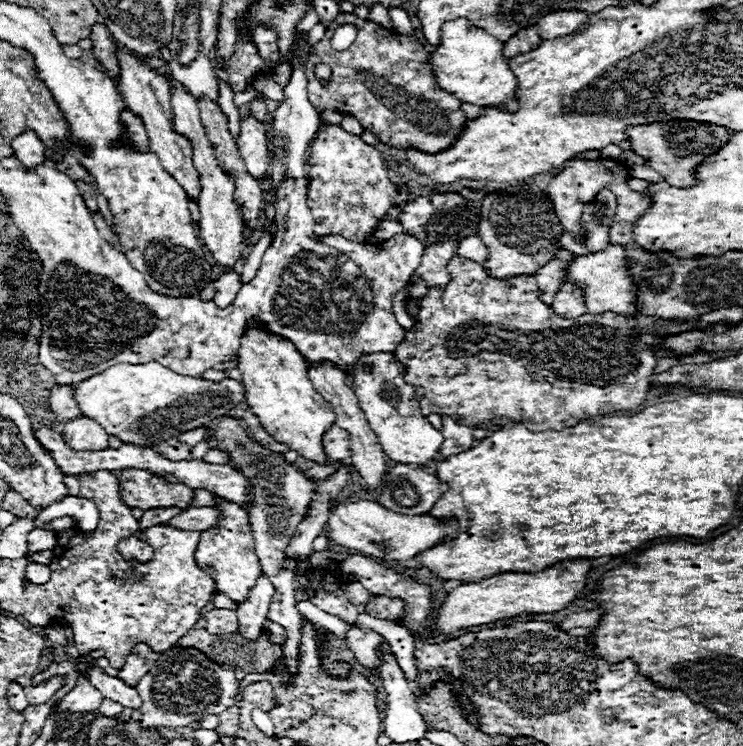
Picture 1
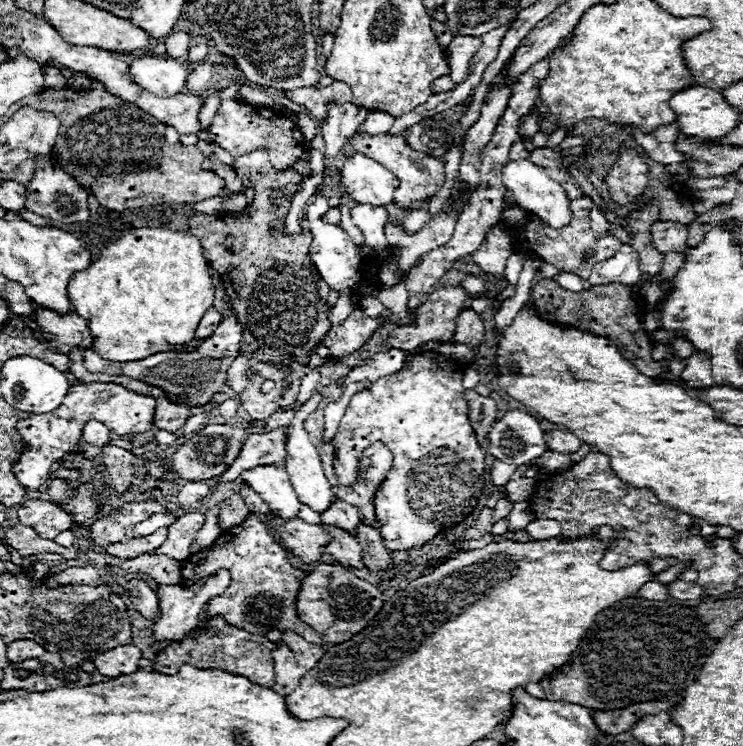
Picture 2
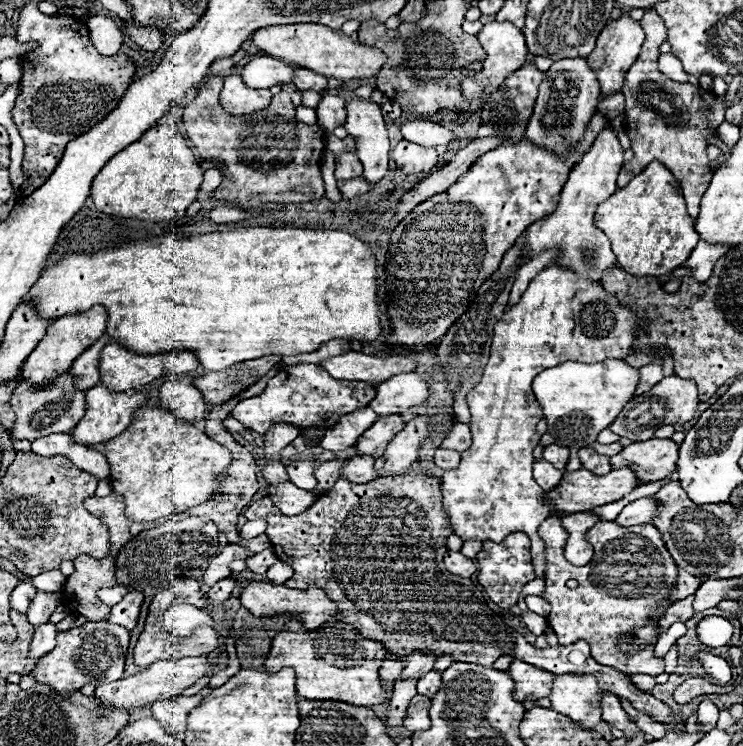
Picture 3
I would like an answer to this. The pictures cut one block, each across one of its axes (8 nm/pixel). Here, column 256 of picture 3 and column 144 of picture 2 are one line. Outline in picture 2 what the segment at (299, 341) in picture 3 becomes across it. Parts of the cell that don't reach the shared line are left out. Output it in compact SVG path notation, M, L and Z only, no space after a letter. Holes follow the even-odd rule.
M136 228L106 246L86 270L74 272L68 284L68 298L94 336L92 350L104 360L130 362L194 340L202 314L212 306L214 284L196 236L168 228Z

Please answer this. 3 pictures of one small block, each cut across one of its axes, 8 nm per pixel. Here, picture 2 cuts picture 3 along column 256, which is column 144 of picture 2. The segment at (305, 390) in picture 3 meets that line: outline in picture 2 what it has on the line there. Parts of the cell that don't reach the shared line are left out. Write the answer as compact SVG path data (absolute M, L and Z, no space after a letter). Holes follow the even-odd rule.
M90 382L90 384L76 384L68 392L66 400L62 402L62 408L56 408L50 414L32 414L26 420L18 420L16 430L24 440L22 454L18 460L14 460L14 476L16 480L30 490L38 490L50 476L50 466L54 462L60 462L68 452L78 452L82 428L90 420L98 420L106 424L112 432L118 436L124 434L142 434L152 430L156 410L156 398L154 396L142 396L132 390L126 390L120 384L106 384L106 382Z

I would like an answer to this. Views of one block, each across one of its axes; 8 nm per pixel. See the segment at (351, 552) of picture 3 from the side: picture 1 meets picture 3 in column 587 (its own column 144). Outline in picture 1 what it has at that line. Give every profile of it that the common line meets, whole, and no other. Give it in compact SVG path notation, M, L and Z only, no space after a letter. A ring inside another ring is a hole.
M142 642L142 644L134 646L134 650L132 650L132 654L128 656L126 664L122 666L118 678L126 680L126 684L130 684L130 686L136 686L138 680L152 668L152 664L154 664L156 660L158 660L158 652L150 650L148 644Z

